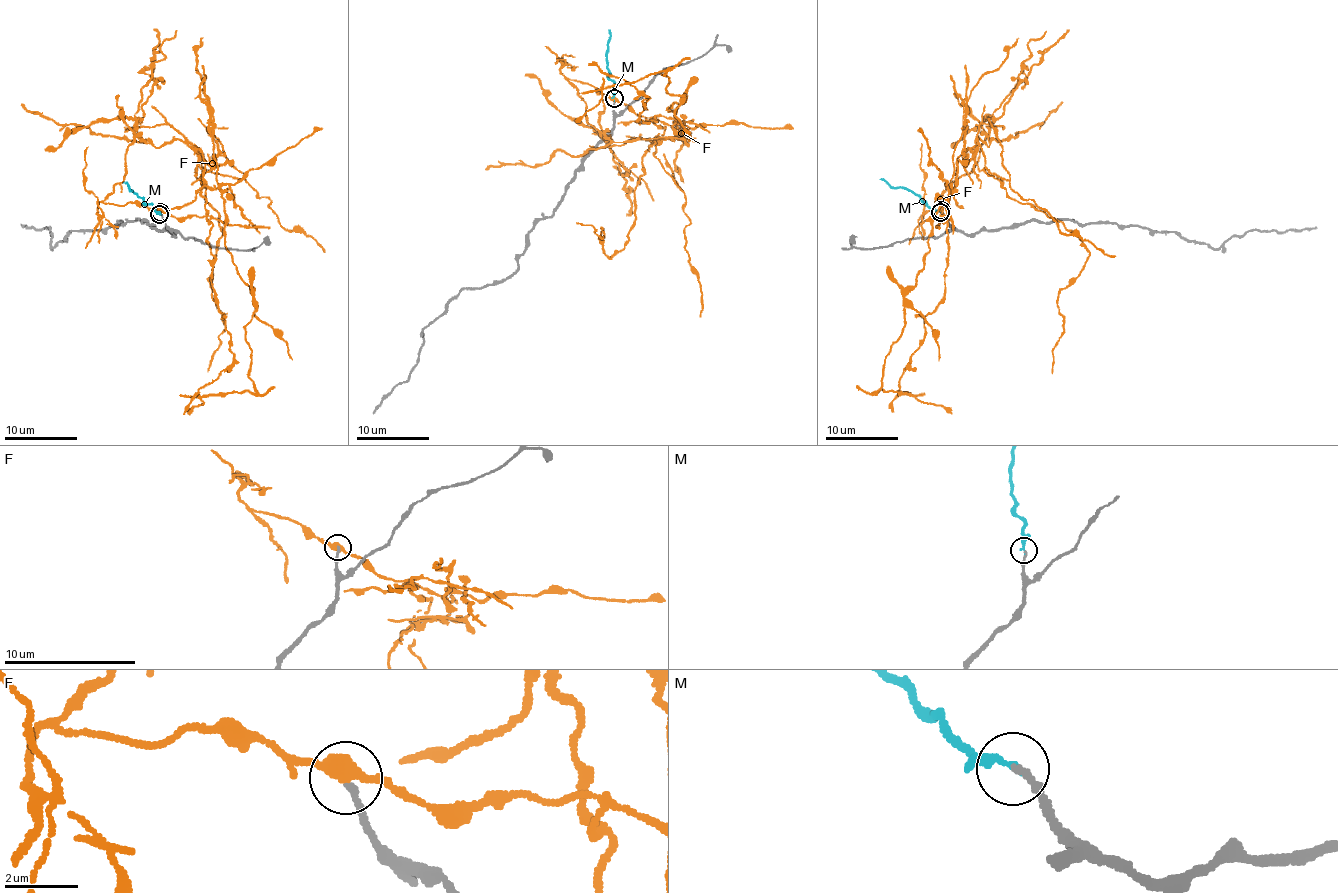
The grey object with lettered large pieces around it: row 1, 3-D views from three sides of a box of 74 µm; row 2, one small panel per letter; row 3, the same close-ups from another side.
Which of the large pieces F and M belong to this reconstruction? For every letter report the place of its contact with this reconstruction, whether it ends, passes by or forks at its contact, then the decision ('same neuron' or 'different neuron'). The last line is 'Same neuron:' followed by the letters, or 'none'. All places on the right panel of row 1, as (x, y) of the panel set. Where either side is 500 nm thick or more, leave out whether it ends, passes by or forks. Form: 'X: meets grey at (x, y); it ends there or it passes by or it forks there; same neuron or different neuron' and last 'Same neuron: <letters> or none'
F: meets grey at (941, 210); it passes by; different neuron
M: meets grey at (940, 212); it ends there; same neuron
Same neuron: M

